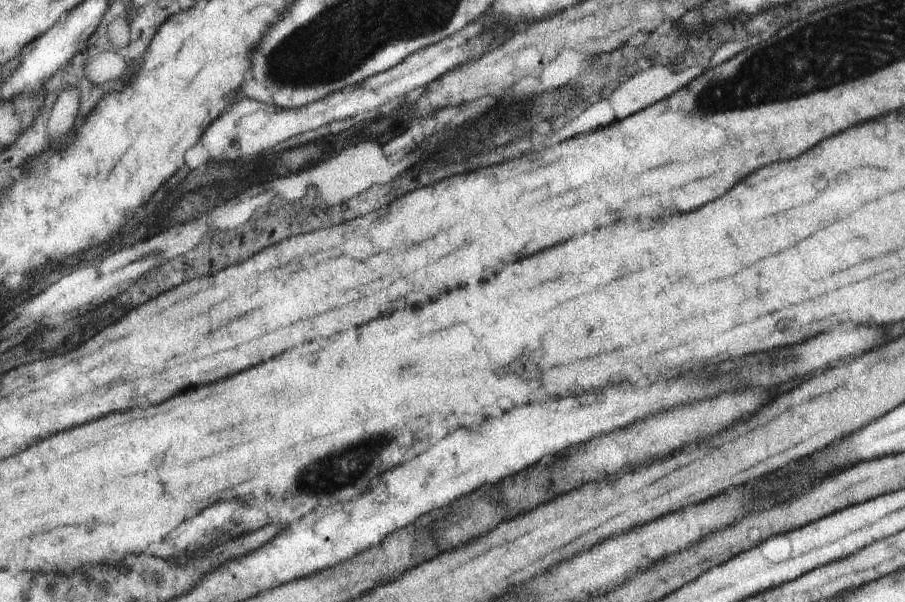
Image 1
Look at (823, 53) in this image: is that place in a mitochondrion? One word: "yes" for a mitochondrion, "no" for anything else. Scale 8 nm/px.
yes

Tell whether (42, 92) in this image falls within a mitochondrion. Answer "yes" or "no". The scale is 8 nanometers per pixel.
no

